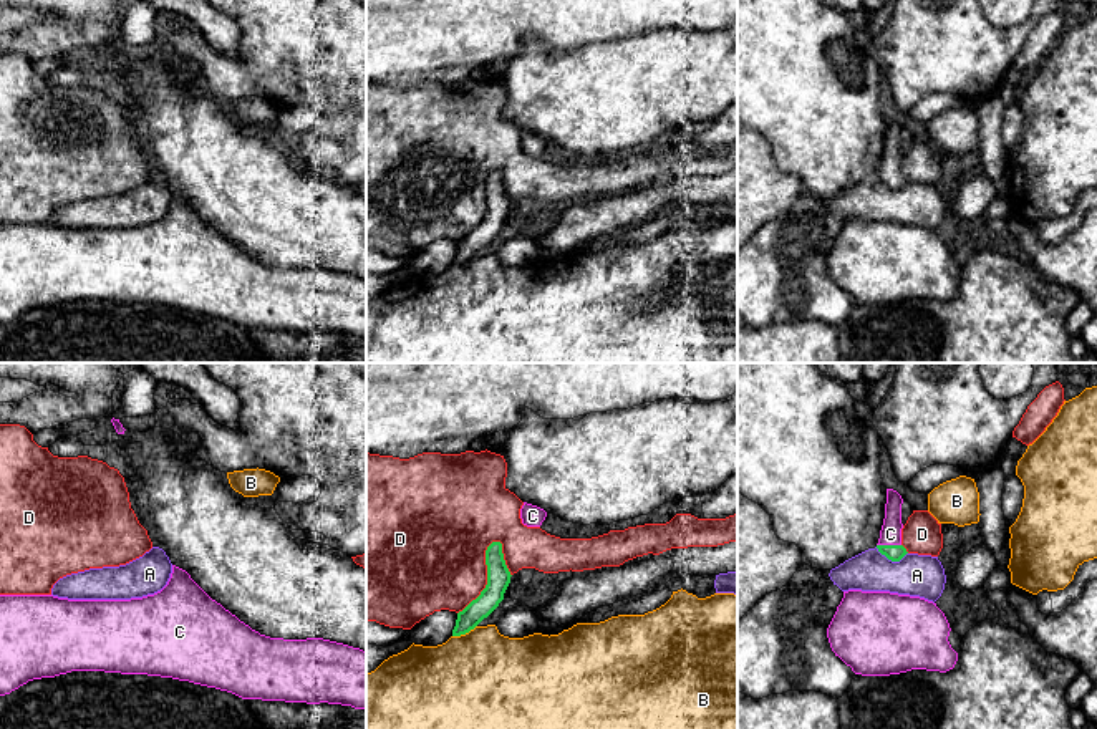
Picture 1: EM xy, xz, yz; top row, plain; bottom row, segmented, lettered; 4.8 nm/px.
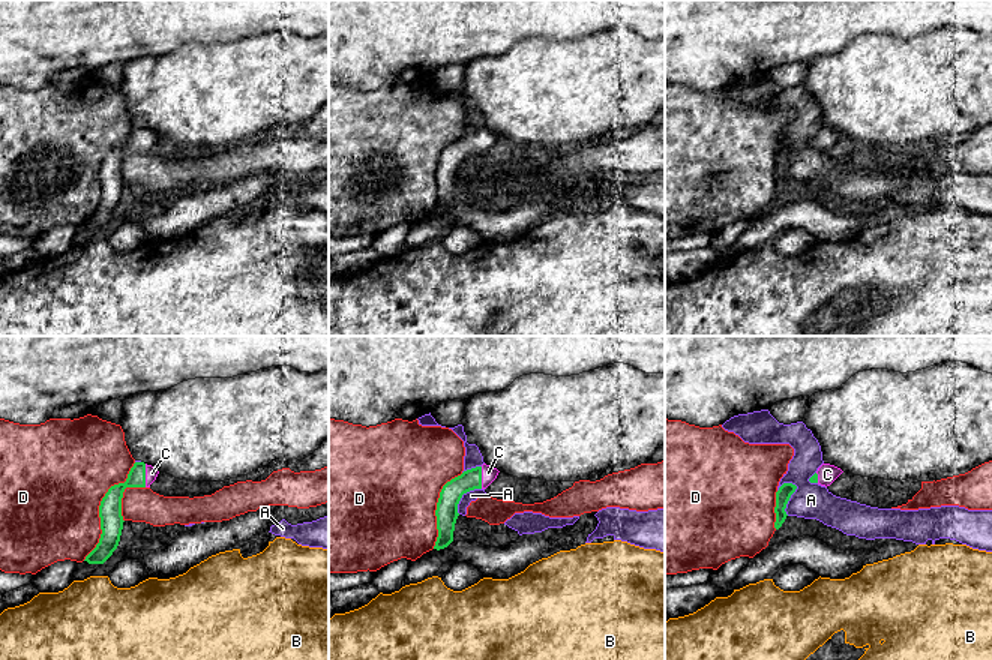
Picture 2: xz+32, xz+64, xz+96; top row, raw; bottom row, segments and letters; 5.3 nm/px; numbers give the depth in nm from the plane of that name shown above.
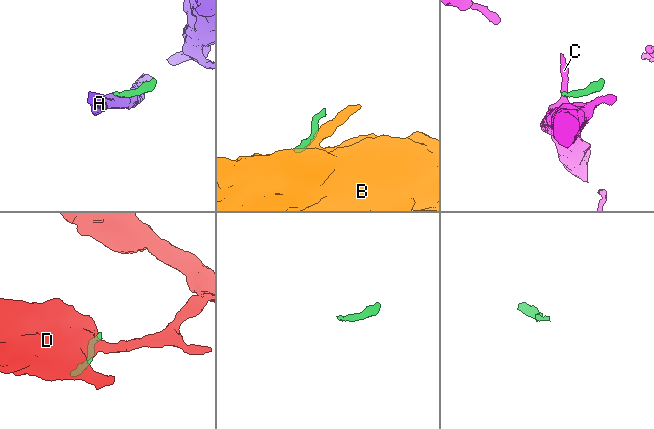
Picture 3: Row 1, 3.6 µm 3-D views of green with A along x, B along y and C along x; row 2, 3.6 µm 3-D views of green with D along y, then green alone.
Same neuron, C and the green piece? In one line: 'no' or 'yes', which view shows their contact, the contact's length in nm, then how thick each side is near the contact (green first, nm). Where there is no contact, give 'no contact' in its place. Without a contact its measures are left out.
yes; meets green in yz; contact 120 nm long; 80 nm thick on the green side, 110 nm on the other

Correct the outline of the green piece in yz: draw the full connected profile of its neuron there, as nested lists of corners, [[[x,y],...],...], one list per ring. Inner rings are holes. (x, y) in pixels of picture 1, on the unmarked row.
[[[887,118],[885,147],[877,177],[892,191],[900,191],[908,182],[901,174],[901,133],[901,124],[893,118]]]

